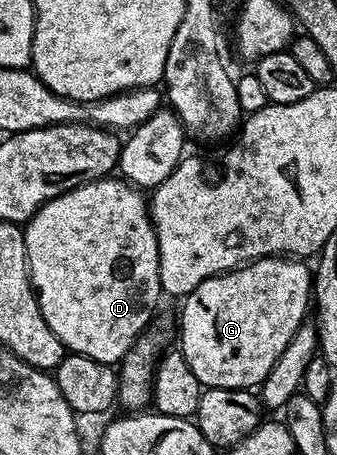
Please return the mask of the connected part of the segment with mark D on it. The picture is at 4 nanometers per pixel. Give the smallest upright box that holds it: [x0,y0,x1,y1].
[23,178,162,366]

